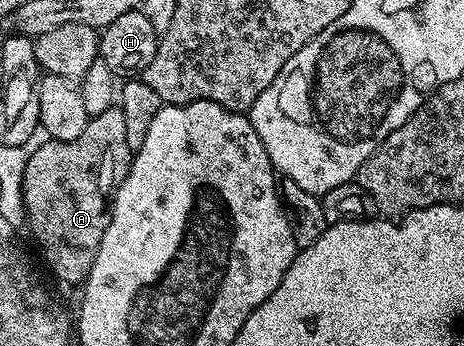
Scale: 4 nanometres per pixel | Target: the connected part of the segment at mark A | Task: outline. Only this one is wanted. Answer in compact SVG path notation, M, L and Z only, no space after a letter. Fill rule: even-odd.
M113 104L106 111L91 117L80 136L71 142L46 142L30 154L22 177L22 209L25 221L38 241L44 257L50 261L54 274L62 282L85 283L96 252L100 252L100 240L110 223L110 210L114 206L114 193L130 171L132 152L128 148L128 128L124 124L121 105Z

